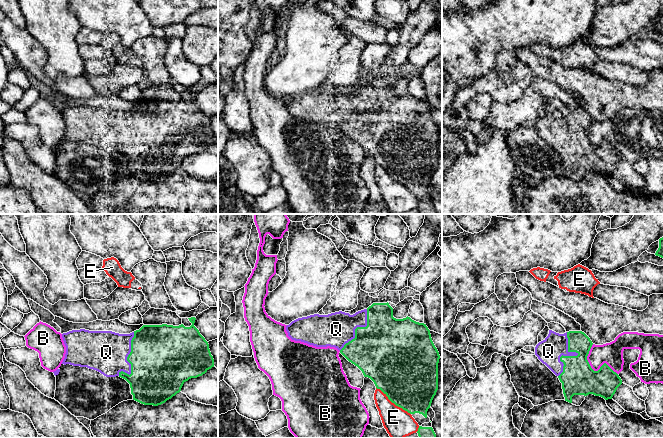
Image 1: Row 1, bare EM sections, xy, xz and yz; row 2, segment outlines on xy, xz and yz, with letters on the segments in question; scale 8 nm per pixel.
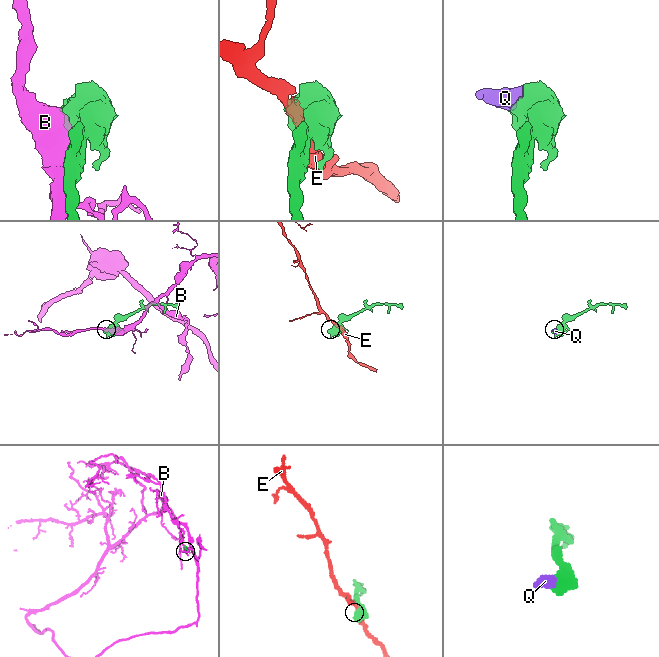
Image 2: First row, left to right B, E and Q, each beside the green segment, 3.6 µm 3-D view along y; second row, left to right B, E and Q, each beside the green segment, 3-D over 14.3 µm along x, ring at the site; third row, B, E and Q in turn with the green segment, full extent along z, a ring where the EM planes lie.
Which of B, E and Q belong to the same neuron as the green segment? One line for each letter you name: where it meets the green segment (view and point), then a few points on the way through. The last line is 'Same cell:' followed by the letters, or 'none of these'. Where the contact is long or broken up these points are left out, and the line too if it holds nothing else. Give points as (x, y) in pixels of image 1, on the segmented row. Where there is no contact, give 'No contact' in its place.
Q: Touches green at yz (572, 356)
Same cell: Q

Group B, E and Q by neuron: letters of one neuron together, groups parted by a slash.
B / E / Q

